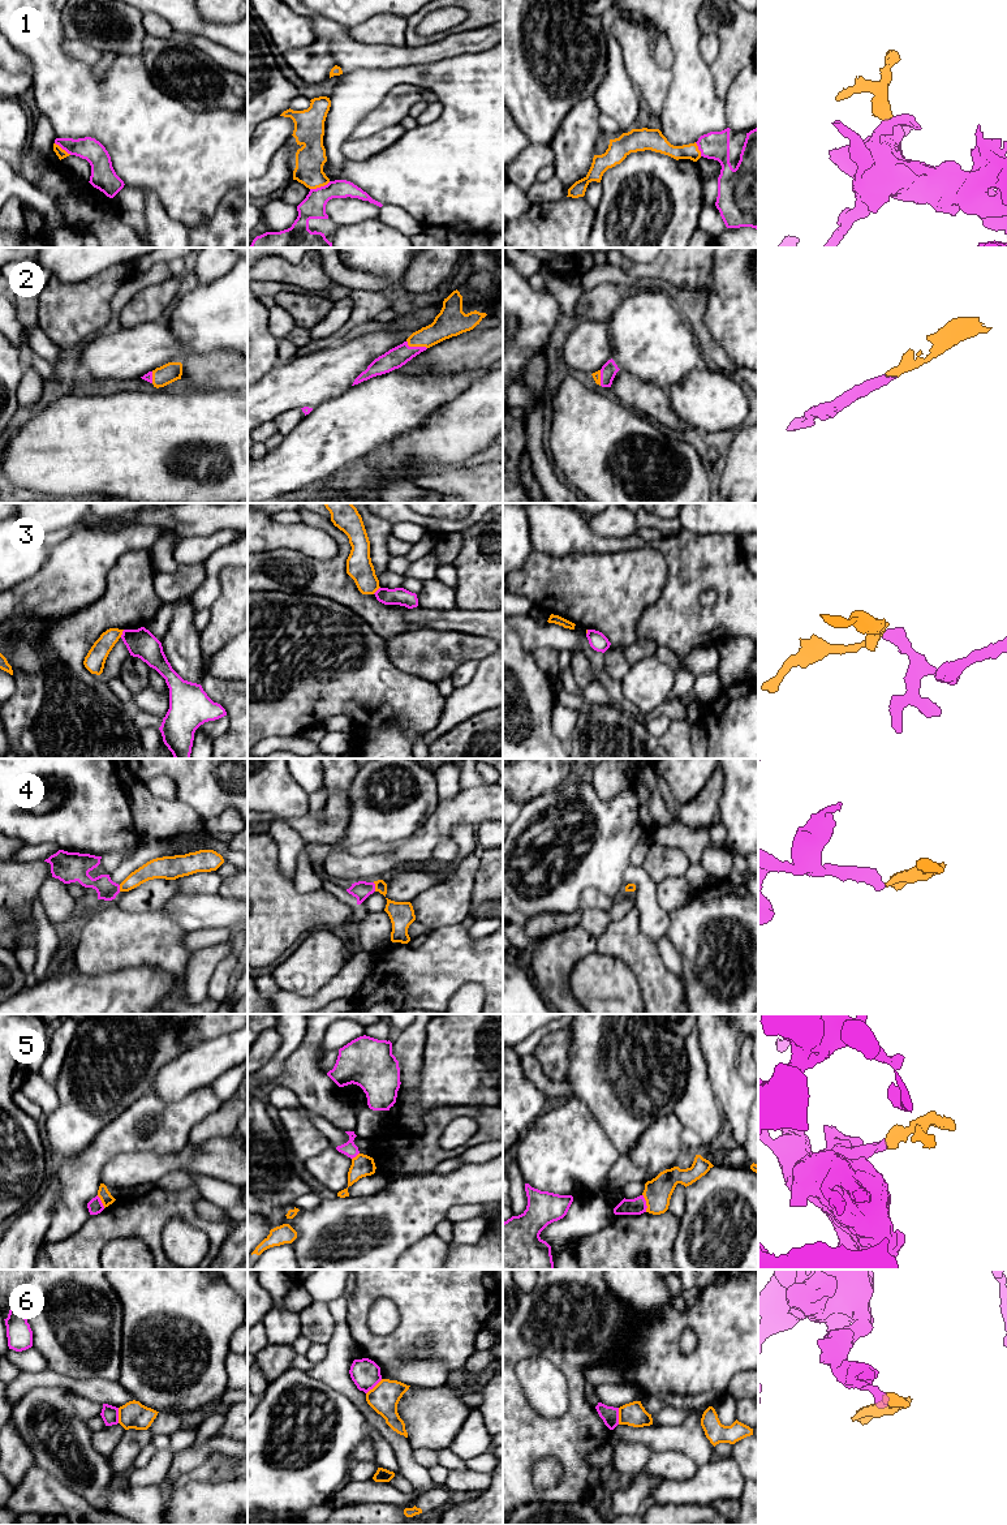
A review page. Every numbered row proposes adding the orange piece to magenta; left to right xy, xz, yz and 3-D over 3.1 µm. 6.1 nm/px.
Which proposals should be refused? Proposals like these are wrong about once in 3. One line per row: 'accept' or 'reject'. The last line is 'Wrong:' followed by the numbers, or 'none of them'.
1: accept
2: accept
3: reject
4: accept
5: reject
6: reject
Wrong: 3, 5, 6

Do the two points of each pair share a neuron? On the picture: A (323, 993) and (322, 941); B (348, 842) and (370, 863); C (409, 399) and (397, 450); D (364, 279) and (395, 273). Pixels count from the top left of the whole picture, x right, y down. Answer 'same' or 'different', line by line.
A: different
B: same
C: different
D: different

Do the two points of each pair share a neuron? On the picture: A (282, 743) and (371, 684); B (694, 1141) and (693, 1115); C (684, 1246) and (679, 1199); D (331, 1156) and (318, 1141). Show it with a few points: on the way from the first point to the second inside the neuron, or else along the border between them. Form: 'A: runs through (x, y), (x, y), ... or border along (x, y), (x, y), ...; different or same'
A: border along (293, 735), (262, 739); different
B: border along (684, 1126), (688, 1126), (700, 1138), (704, 1148); different
C: border along (685, 1188), (685, 1210), (678, 1219); different
D: border along (331, 1146), (304, 1163); different

